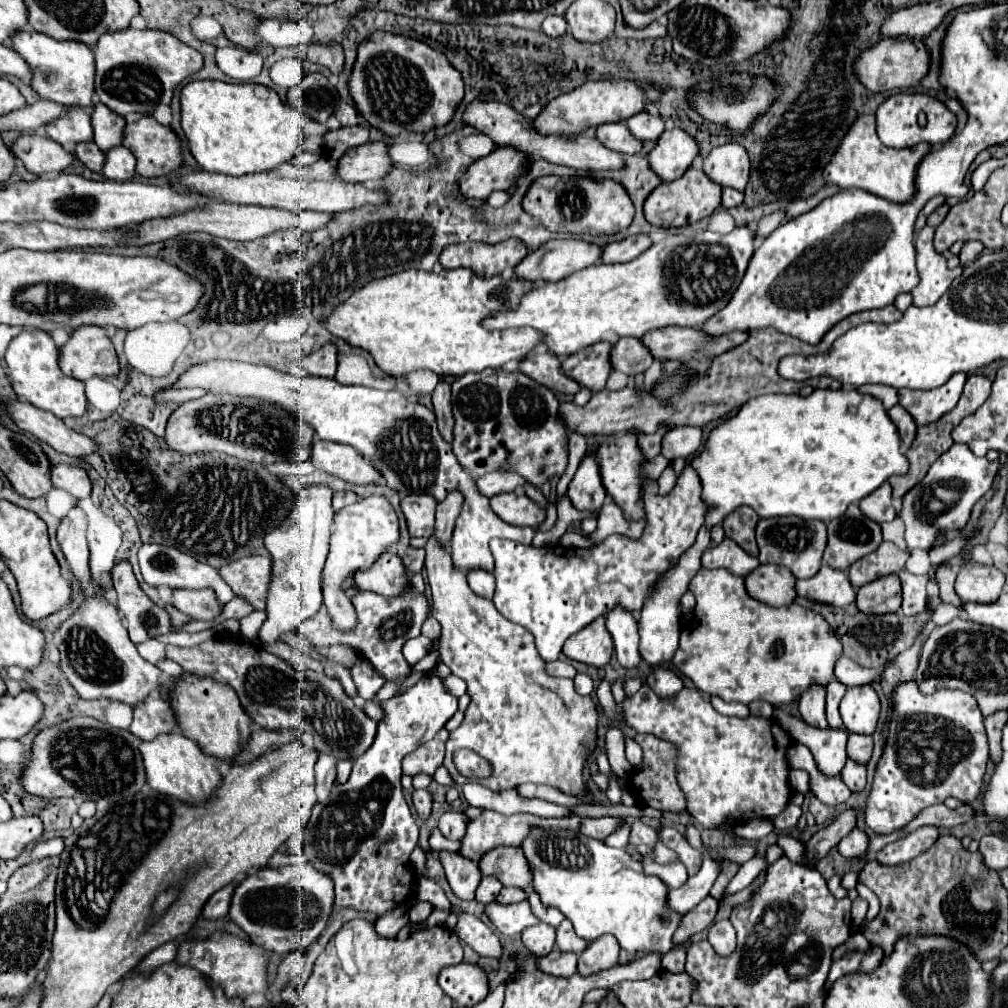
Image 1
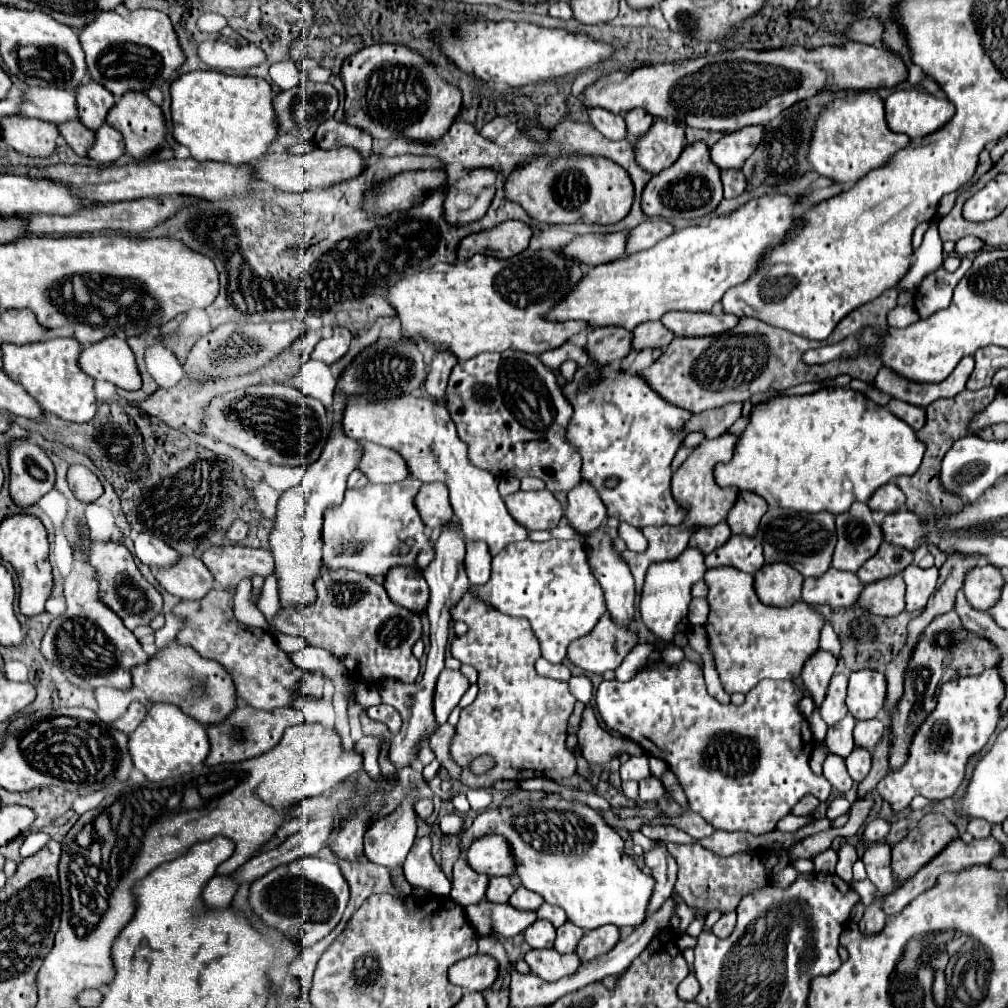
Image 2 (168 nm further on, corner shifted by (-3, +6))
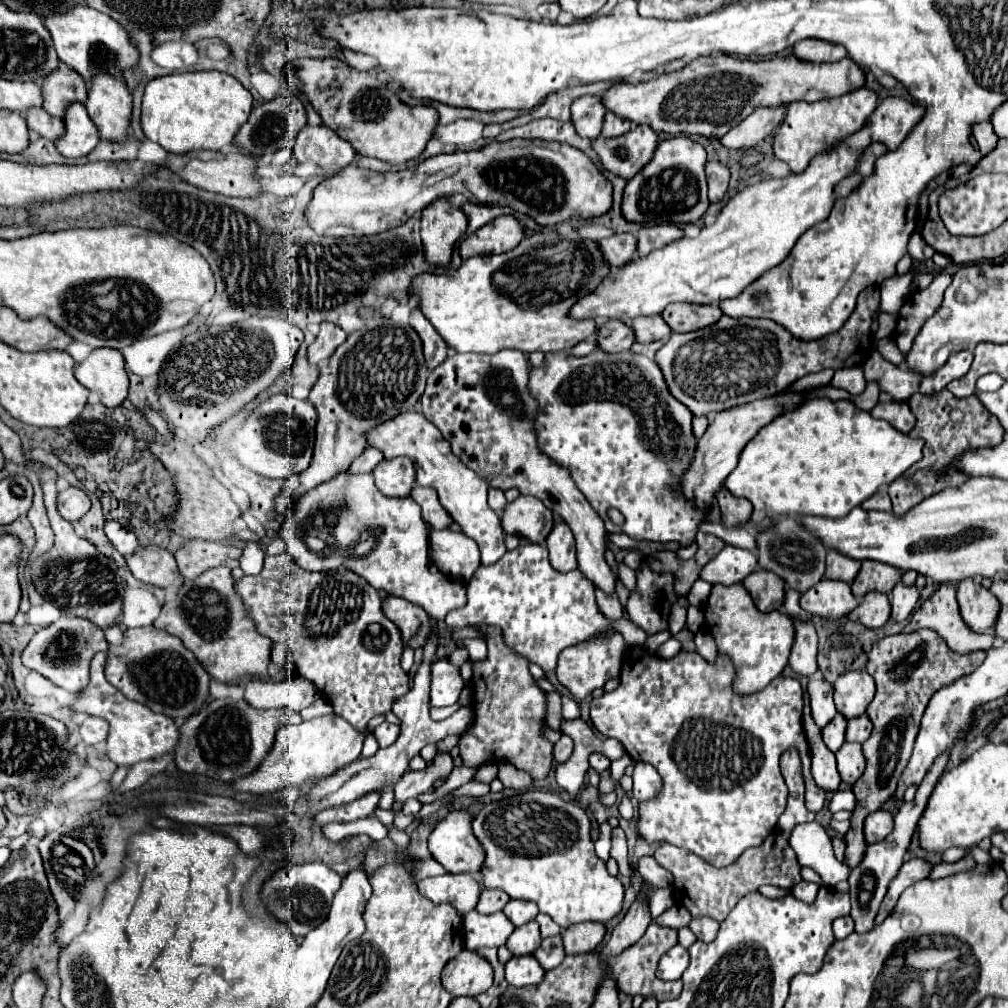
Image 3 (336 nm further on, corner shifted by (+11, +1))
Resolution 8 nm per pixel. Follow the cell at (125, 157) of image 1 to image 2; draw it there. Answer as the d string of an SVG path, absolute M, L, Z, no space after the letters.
M103 124L95 134L97 134L97 140L89 150L89 158L93 158L97 164L109 166L125 154L123 136L115 128L111 128L109 124Z

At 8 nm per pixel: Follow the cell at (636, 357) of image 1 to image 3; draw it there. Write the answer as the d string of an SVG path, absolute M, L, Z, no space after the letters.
M649 315L649 317L635 317L631 321L635 333L637 333L637 341L639 343L651 343L663 337L671 335L671 327L665 323L665 319L661 315Z

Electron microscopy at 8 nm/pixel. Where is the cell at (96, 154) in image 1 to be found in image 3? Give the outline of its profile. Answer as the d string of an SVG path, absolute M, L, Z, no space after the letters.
M31 107L31 109L27 109L25 119L27 119L27 125L29 125L33 131L37 131L41 137L45 137L45 139L49 139L49 141L55 141L55 139L63 133L63 121L57 119L57 117L53 117L53 115L49 115L49 113L47 113L45 109L41 109L41 107Z

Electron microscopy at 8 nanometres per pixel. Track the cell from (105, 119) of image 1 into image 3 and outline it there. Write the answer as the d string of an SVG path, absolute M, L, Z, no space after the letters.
M59 63L55 71L43 77L41 83L43 91L43 109L51 115L63 119L65 105L71 105L73 101L85 101L87 97L87 85L83 77L69 69L65 63Z

